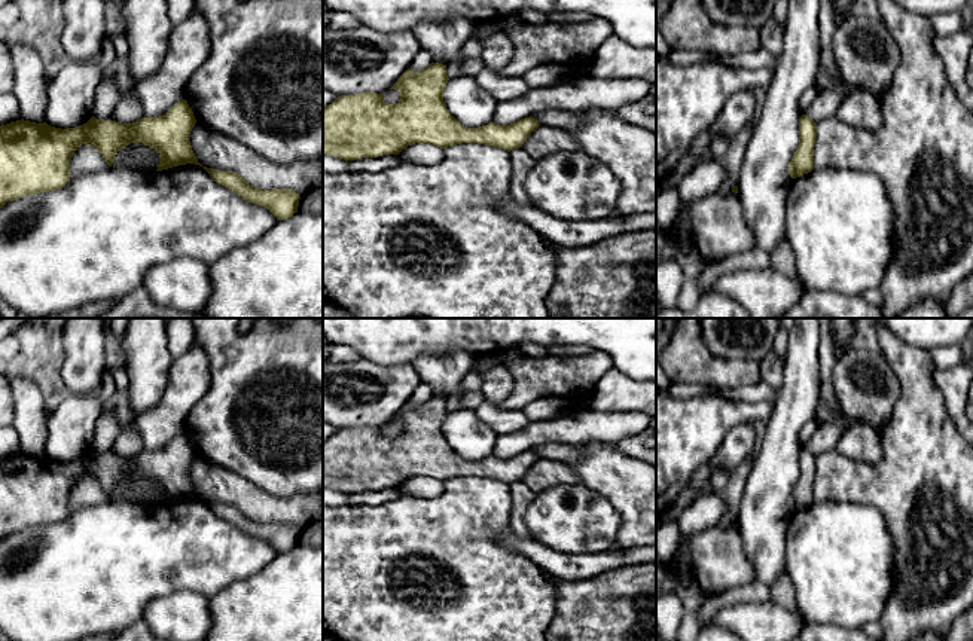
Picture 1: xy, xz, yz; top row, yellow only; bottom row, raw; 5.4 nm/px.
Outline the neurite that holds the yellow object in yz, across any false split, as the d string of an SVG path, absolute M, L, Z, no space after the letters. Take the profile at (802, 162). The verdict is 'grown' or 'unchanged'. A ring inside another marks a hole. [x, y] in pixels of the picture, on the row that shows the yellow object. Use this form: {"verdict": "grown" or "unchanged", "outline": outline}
{"verdict": "unchanged", "outline": "M806 115L799 119L799 146L789 164L791 178L808 174L814 170L814 143L817 140L817 123Z"}

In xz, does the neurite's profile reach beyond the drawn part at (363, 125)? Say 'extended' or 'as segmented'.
as segmented

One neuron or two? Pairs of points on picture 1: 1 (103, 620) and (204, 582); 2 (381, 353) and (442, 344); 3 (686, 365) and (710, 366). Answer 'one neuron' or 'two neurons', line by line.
1: one neuron
2: one neuron
3: one neuron

